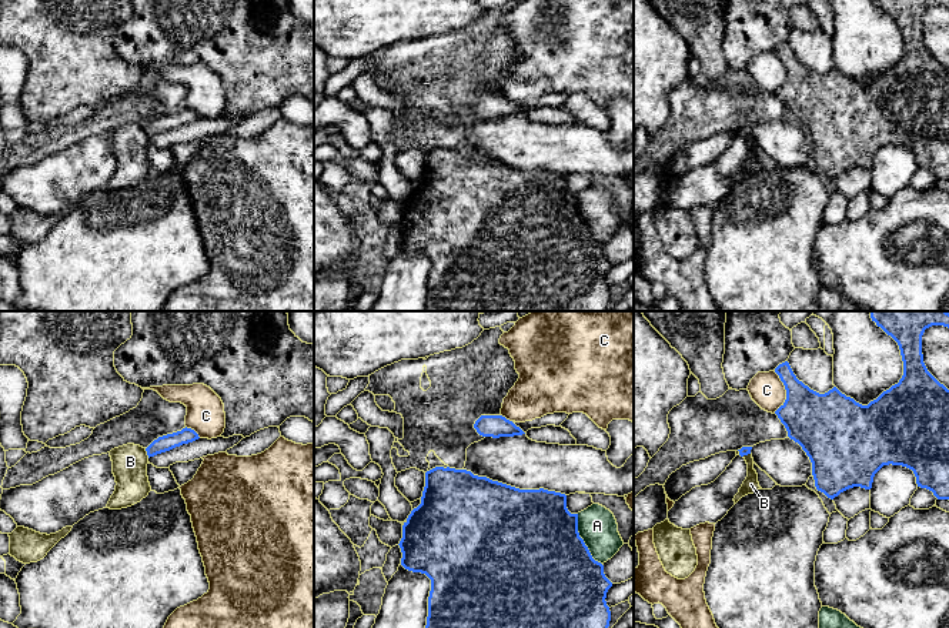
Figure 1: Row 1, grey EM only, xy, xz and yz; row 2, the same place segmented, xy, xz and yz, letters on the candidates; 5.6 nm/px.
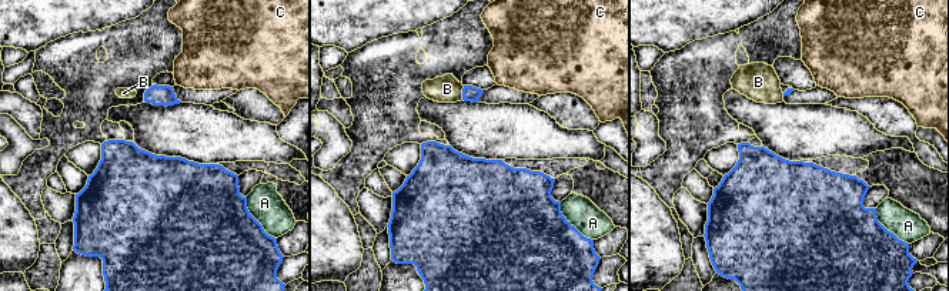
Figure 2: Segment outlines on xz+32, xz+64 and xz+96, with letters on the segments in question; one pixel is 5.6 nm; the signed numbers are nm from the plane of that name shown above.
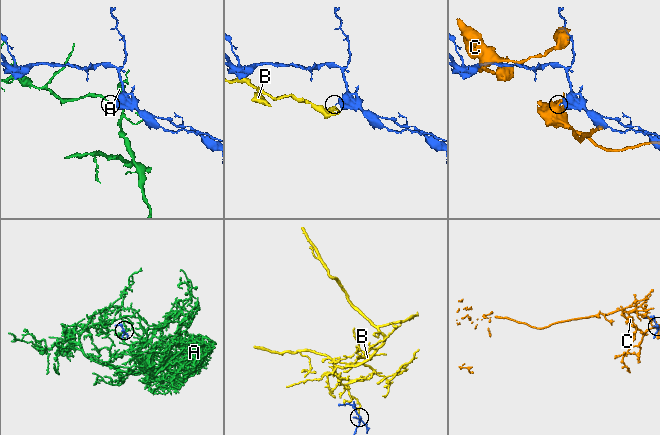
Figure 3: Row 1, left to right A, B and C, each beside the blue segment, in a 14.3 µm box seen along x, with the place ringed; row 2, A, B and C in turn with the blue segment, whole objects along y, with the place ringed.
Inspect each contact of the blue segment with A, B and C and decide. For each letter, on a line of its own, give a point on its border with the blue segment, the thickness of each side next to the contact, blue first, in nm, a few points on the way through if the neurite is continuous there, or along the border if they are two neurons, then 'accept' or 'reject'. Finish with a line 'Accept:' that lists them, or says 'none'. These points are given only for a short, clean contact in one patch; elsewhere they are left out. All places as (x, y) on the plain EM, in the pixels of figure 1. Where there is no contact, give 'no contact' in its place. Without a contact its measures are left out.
A: xz (582, 220) | 500/220 nm | reject
B: xy (147, 133) | 90/190 nm | along xy (144, 129), (149, 137) | reject
C: yz (787, 73) | 340/190 nm | reject
Accept: none

